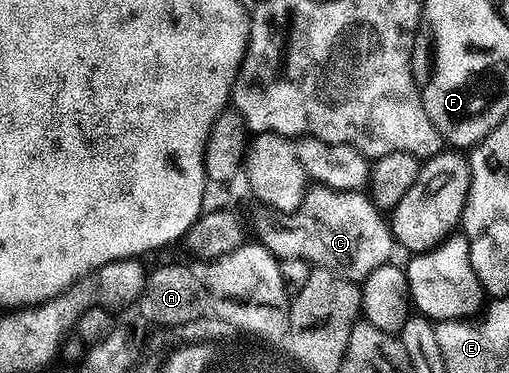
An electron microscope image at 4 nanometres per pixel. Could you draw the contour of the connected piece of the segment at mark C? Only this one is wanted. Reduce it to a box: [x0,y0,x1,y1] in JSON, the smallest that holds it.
[258,186,393,282]

